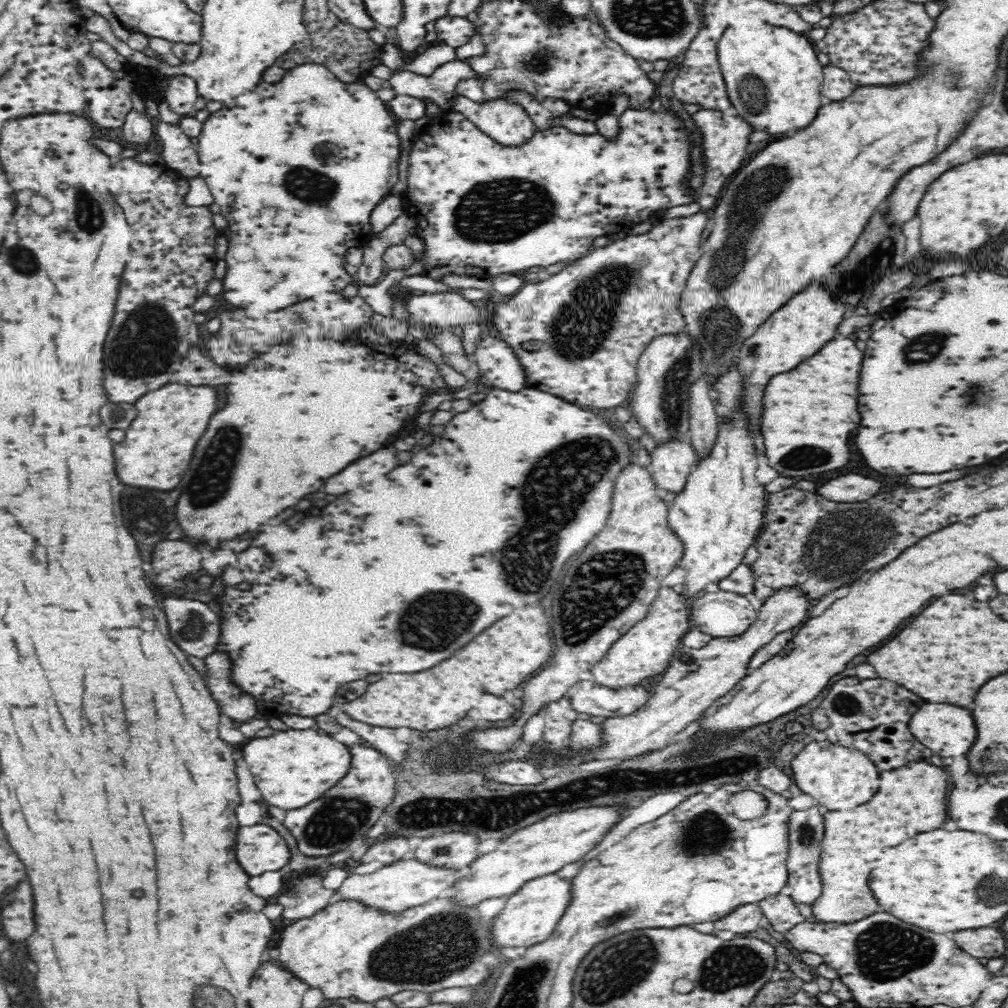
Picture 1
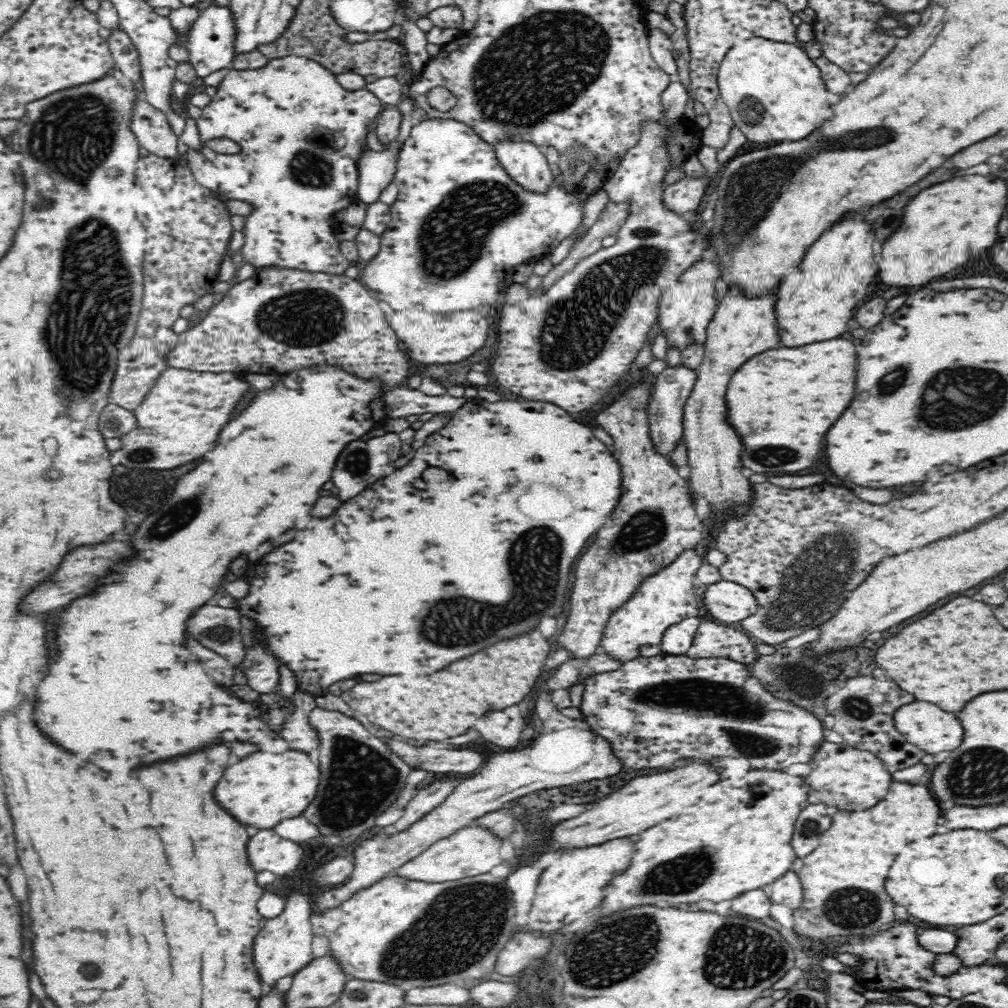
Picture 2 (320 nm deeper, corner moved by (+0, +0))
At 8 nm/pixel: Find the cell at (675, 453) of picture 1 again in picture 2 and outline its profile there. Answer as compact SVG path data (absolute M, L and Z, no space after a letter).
M680 362L677 366L666 367L655 377L654 392L651 394L651 399L647 406L647 417L655 449L666 456L666 454L669 455L676 448L678 440L683 436L685 404L694 390L694 385L697 381L697 371L686 367L684 363Z

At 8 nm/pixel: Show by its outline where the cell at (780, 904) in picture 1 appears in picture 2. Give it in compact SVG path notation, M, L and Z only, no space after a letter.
M792 869L784 872L780 878L764 884L763 891L770 897L771 902L786 904L796 910L803 900L803 886L796 871Z

